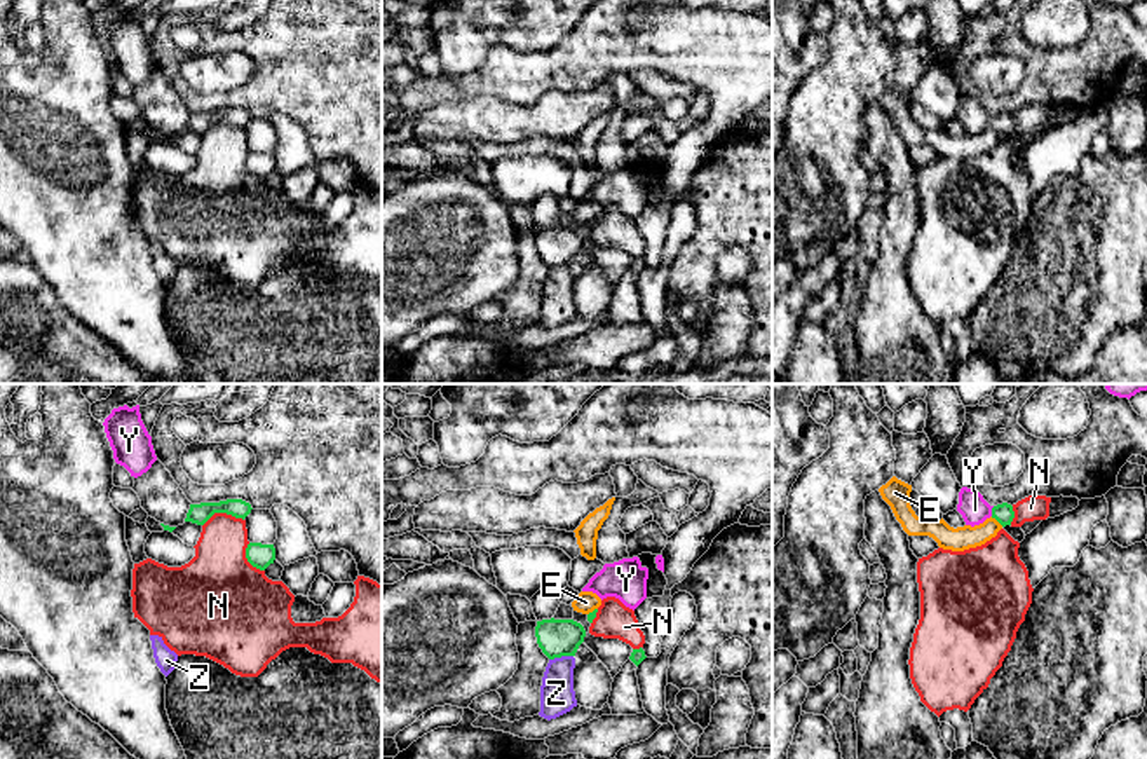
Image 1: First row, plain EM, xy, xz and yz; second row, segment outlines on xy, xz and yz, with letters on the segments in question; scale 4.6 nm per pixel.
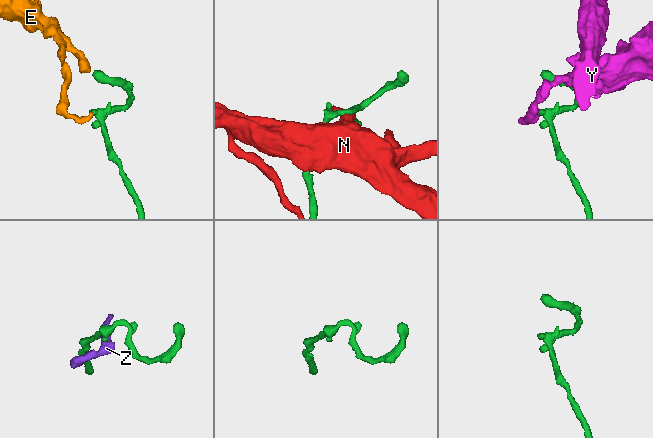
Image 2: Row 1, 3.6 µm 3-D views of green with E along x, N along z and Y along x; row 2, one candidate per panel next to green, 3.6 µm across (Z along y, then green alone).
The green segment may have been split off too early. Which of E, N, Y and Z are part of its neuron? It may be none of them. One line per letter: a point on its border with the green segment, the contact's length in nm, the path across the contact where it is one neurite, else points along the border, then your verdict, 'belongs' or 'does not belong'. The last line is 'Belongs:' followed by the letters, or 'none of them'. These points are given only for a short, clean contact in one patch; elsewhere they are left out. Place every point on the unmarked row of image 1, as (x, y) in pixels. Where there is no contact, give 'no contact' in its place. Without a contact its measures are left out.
E: meets green in yz at (997, 129); contact 80 nm long; border along yz (990, 126), (1003, 135); does not belong
N: meets green in xy at (222, 121); contact 190 nm long; does not belong
Y: meets green in yz at (992, 121); contact 50 nm long; border along yz (994, 116), (990, 124); does not belong
Z: meets green in xz at (560, 266); contact 110 nm long; does not belong
Belongs: none of them

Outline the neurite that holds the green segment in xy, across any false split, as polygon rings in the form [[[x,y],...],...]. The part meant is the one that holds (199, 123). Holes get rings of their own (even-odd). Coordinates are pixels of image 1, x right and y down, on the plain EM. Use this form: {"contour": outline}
{"contour": [[[242,108],[190,113],[185,131],[204,134],[214,122],[227,122],[244,129],[251,119],[251,113]]]}

